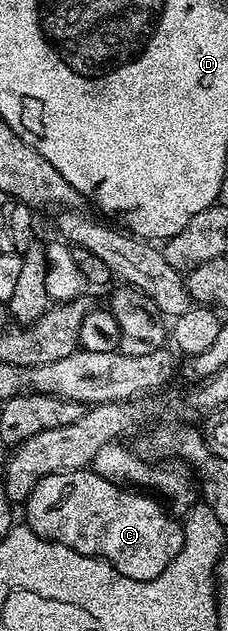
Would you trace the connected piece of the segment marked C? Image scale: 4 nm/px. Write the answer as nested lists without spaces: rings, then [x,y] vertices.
[[[78,468],[72,472],[54,472],[41,478],[37,486],[33,486],[33,490],[27,495],[26,508],[26,527],[34,530],[42,540],[69,546],[69,550],[77,550],[77,554],[97,556],[113,565],[121,574],[125,574],[125,578],[134,580],[157,578],[167,569],[169,562],[177,558],[183,545],[183,524],[172,516],[154,495],[122,488],[113,482],[105,482],[101,474],[87,468]]]

